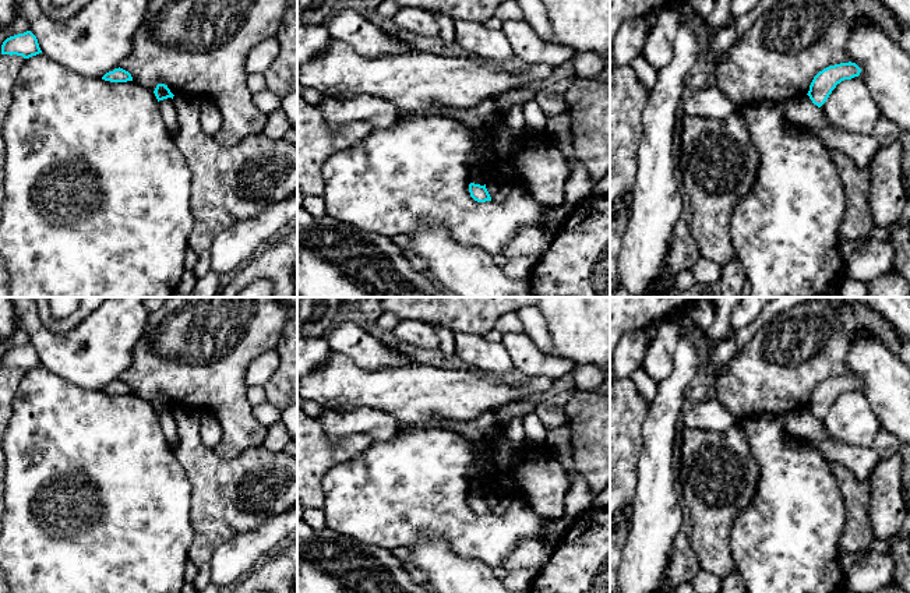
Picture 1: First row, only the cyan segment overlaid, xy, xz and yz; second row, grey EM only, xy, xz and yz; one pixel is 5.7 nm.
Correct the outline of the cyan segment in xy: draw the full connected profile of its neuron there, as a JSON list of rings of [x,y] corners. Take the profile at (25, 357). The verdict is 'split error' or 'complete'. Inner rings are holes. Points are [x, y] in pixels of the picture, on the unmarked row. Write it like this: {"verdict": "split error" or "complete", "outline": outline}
{"verdict": "complete", "outline": [[[31,343],[10,349],[1,357],[1,367],[17,367],[29,371],[39,366],[42,366],[42,363],[36,349]]]}

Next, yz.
{"verdict": "complete", "outline": [[[851,374],[829,378],[814,389],[807,407],[814,417],[821,420],[837,396],[858,389],[860,385],[861,381]]]}

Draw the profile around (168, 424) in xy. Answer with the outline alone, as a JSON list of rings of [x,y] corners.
[[[172,410],[159,413],[159,424],[169,446],[174,449],[174,446],[180,442],[180,438],[177,434],[177,424],[173,419]]]

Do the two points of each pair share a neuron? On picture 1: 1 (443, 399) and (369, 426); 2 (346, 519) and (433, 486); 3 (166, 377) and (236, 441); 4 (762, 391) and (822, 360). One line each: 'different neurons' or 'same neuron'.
1: different neurons
2: same neuron
3: same neuron
4: same neuron

